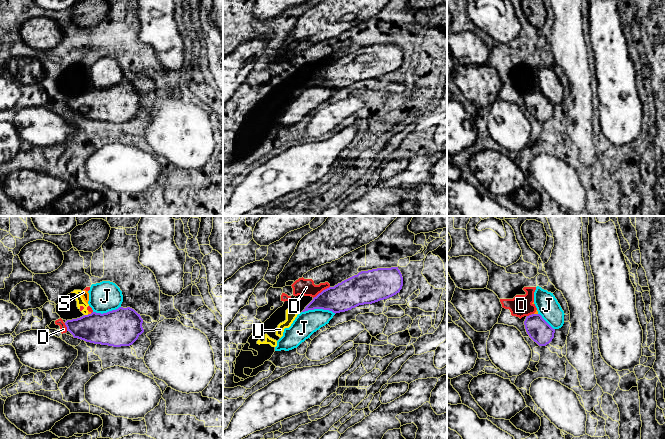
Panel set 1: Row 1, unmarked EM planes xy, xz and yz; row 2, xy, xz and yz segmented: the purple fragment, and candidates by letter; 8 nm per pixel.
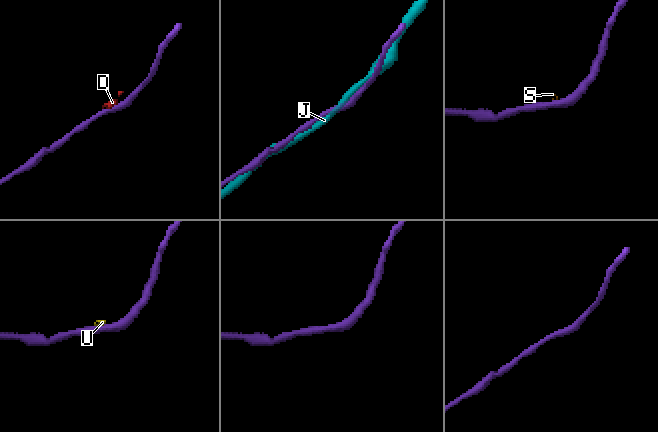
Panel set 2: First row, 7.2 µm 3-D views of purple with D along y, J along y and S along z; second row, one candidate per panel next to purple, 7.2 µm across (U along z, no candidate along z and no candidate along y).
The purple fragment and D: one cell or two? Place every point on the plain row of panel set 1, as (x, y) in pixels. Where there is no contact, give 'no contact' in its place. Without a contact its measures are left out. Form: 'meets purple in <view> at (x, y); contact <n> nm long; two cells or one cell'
meets purple in xz at (322, 67); contact 170 nm long; two cells

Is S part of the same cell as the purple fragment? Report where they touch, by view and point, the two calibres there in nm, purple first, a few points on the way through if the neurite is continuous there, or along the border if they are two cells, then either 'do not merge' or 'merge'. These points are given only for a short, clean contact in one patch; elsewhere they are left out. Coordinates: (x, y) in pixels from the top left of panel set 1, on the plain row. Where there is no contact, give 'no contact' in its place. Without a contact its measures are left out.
meets purple in yz at (536, 90); 180 nm thick on the purple side, 20 nm on the other; border along yz (534, 89), (537, 90); do not merge

